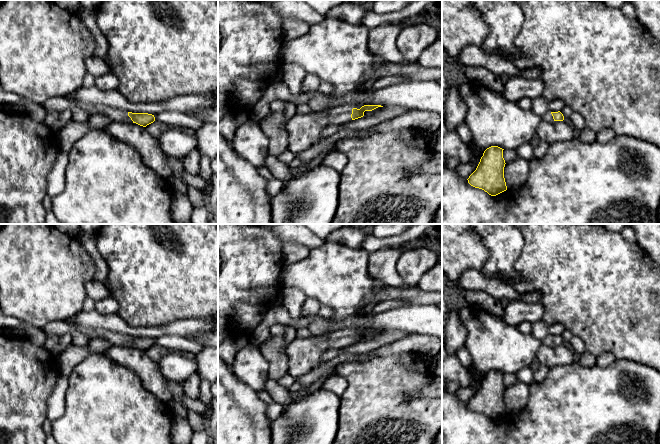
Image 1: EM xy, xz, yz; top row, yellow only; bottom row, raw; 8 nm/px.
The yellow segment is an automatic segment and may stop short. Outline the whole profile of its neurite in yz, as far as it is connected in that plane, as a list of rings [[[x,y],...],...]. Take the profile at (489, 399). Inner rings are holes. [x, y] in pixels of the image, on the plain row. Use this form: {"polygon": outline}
{"polygon": [[[491,370],[484,375],[476,394],[467,403],[471,410],[482,413],[491,420],[507,414],[503,374],[498,370]]]}

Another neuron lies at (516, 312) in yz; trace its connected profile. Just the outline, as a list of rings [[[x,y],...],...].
[[[520,300],[510,301],[505,309],[505,313],[500,316],[501,319],[517,327],[522,322],[534,323],[542,319],[544,313],[543,306],[540,303],[525,303]]]

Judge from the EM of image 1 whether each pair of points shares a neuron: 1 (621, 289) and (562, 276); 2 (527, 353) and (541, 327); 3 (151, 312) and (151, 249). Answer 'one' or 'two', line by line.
1: one
2: two
3: one

